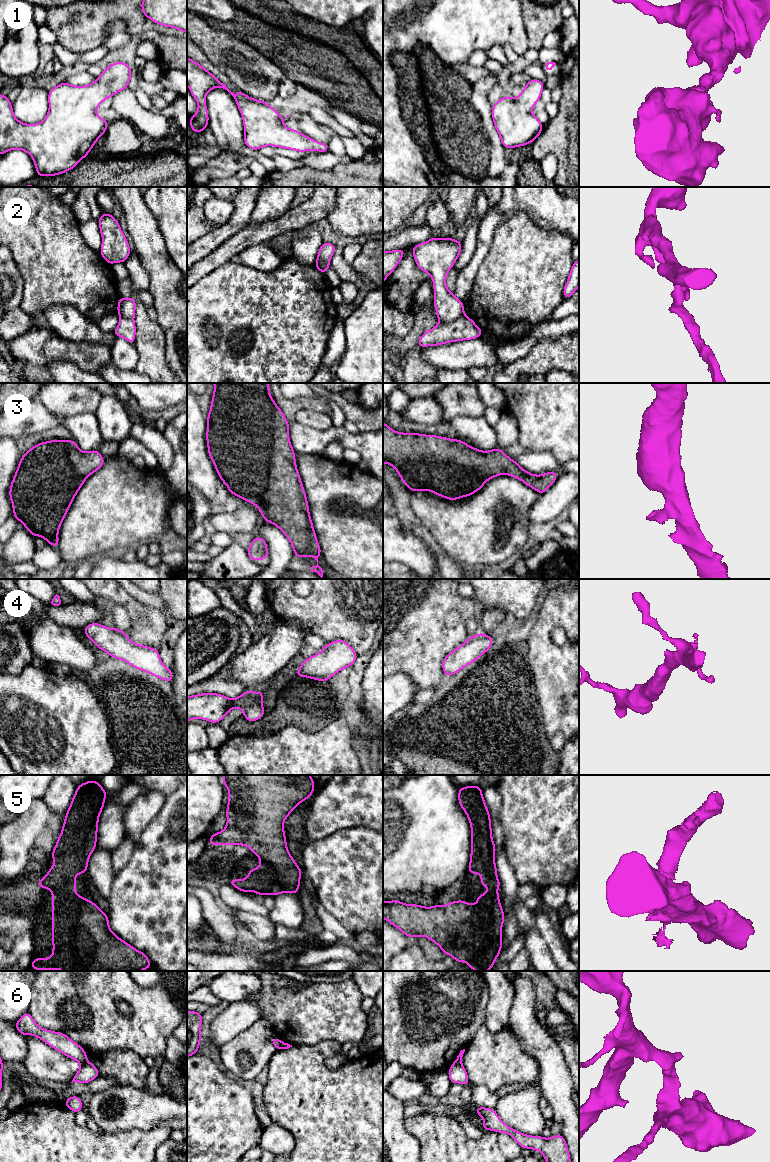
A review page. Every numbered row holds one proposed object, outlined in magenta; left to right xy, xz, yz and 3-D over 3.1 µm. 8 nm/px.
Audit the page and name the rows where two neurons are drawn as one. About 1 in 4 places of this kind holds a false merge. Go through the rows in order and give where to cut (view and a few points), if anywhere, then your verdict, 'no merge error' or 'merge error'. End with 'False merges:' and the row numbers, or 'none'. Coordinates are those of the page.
1: no cut; no merge error
2: cut in yz along (463, 313), (452, 321), (441, 323); merge error
3: no cut; no merge error
4: no cut; no merge error
5: no cut; no merge error
6: cut in xz along (282, 1042), (279, 1049); merge error
False merges: 2, 6

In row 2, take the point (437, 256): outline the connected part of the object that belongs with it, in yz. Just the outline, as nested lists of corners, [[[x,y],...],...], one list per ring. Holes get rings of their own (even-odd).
[[[433,238],[427,242],[414,245],[412,253],[417,267],[427,272],[433,280],[434,288],[434,307],[437,318],[441,323],[450,323],[464,314],[464,304],[446,287],[446,276],[454,263],[458,259],[462,250],[462,242],[455,238]]]

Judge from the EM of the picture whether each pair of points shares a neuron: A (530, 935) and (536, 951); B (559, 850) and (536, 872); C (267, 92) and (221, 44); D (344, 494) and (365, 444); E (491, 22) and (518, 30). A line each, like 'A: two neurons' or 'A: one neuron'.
A: one neuron
B: one neuron
C: one neuron
D: two neurons
E: one neuron

